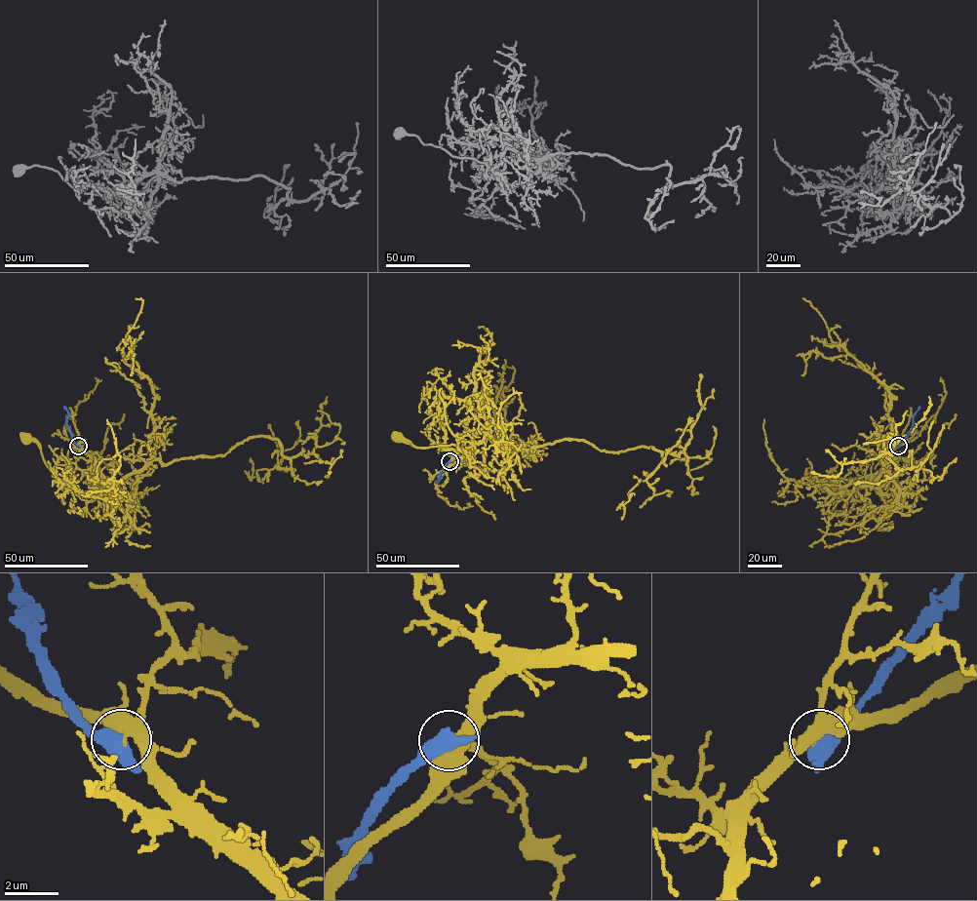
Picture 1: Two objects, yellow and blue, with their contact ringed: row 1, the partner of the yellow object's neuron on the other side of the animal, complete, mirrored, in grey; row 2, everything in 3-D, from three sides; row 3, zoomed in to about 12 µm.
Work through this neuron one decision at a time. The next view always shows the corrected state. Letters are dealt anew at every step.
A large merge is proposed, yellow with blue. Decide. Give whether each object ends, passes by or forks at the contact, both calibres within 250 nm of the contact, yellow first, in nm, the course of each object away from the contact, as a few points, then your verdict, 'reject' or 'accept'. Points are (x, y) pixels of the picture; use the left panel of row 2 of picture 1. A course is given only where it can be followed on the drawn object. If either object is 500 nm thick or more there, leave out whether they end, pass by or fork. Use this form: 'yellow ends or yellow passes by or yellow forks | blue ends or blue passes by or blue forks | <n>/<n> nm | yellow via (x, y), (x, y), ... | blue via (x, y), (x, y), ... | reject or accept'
380/500 nm | yellow via (78, 445), (113, 486), (85, 499), (60, 484), (47, 465), (41, 447), (26, 436) | blue via (78, 446), (68, 429), (66, 418), (69, 413), (63, 407) | reject

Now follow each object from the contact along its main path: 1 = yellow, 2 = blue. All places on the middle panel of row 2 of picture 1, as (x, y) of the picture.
1: (449, 461), (463, 456), (476, 435), (484, 432), (479, 443), (466, 449), (453, 445), (418, 448), (398, 438)
2: (449, 461), (435, 483)

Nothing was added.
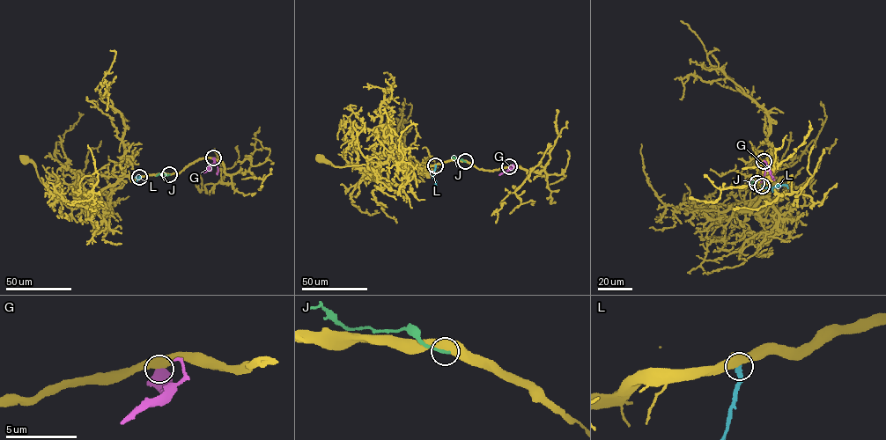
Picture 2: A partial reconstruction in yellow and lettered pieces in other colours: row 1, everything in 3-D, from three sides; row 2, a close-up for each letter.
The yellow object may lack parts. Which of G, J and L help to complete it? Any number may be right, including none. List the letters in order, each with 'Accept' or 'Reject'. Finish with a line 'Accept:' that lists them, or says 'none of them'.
G: Reject
J: Reject
L: Reject
Accept: none of them

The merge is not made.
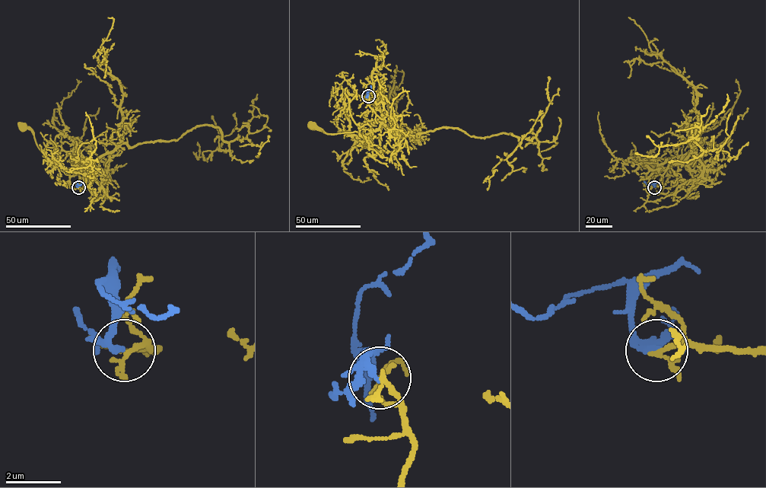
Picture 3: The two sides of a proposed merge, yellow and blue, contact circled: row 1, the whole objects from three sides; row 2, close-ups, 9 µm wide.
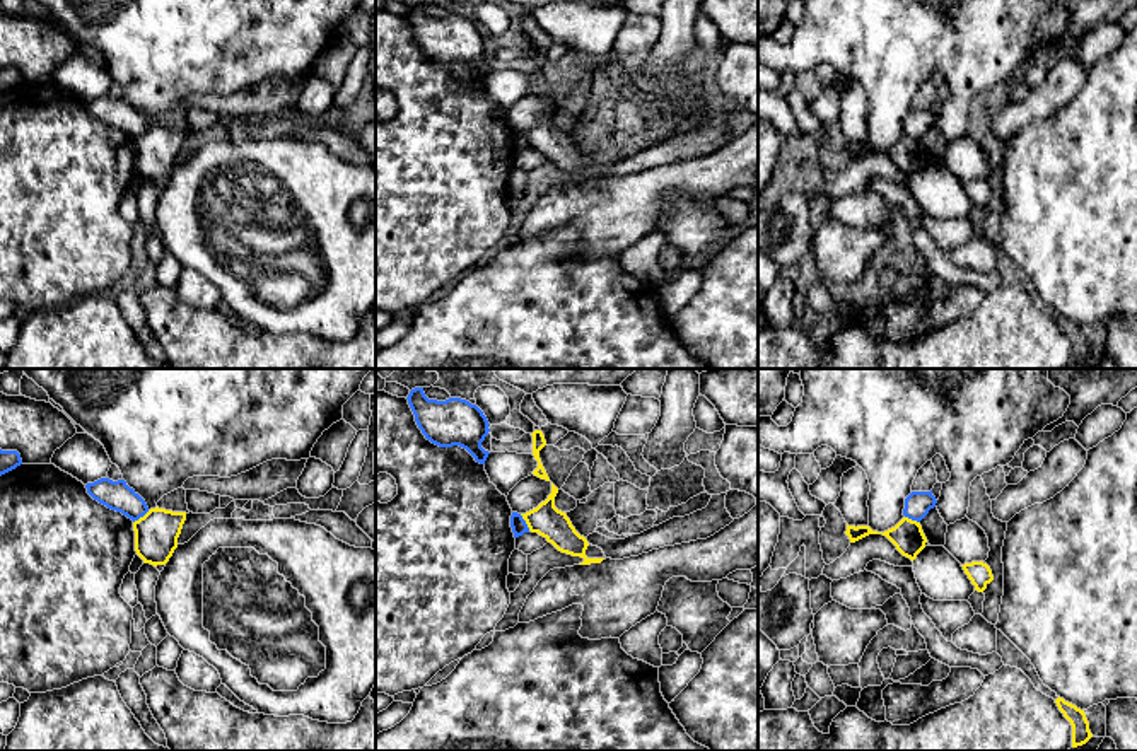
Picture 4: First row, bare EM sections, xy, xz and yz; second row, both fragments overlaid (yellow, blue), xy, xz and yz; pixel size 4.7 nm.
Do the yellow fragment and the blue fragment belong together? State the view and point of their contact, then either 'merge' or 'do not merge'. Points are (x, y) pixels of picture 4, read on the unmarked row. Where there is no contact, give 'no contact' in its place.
xz (526, 140) | do not merge

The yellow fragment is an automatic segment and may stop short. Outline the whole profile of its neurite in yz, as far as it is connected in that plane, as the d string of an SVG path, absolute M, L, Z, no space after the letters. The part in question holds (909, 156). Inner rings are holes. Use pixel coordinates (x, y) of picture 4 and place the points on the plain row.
M903 135L895 145L884 150L872 148L869 143L855 145L847 142L845 152L848 154L850 160L855 160L869 152L883 152L896 164L903 174L910 176L912 179L925 166L927 160L920 140L908 135Z

